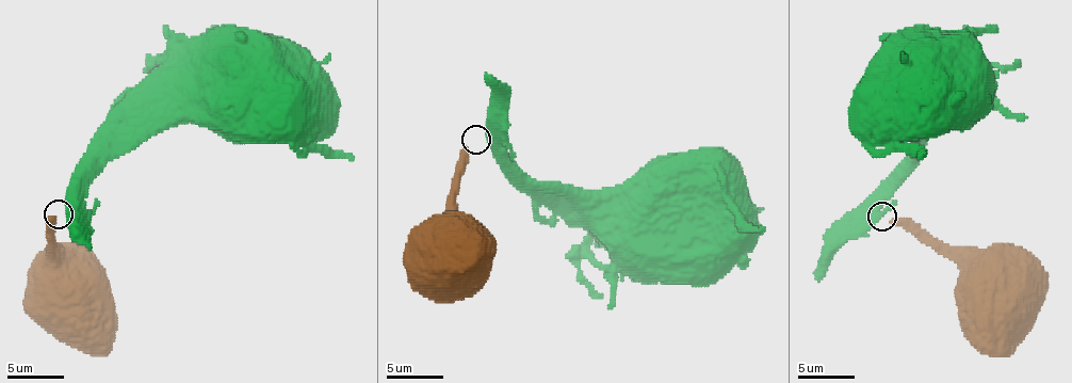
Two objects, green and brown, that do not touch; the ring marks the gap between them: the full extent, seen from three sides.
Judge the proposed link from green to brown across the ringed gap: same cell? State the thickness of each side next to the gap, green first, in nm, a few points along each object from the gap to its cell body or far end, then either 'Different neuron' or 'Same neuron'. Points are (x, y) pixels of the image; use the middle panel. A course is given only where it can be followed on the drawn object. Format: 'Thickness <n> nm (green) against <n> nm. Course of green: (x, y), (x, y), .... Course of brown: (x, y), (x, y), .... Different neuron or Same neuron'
Thickness 750 nm (green) against 360 nm. Course of green: (486, 133), (488, 142), (532, 179), (594, 191), (654, 191), (661, 197), (661, 214). Course of brown: (467, 147), (454, 205), (452, 270), (454, 264). Different neuron

